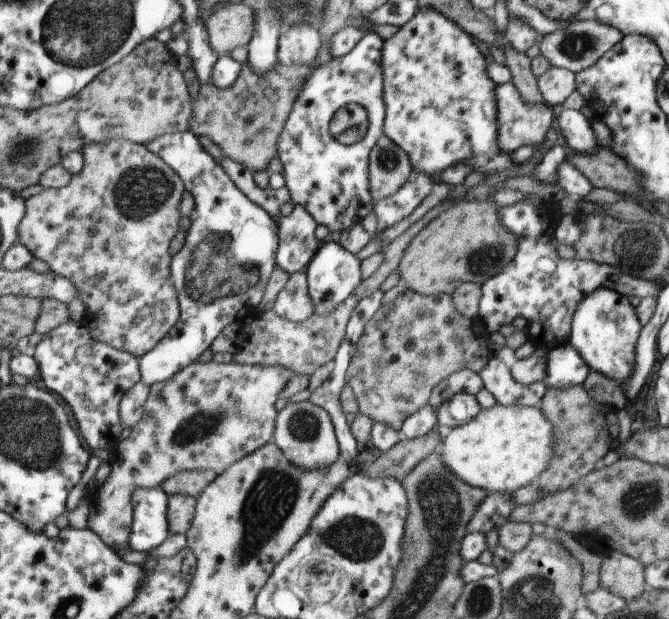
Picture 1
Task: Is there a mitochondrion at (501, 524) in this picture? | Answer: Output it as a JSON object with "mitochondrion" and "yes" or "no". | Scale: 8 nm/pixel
{"mitochondrion":"no"}

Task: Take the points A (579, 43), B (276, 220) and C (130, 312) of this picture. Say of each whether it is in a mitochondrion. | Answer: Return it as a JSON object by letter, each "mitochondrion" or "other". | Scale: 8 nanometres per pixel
{"A":"mitochondrion","B":"other","C":"other"}

